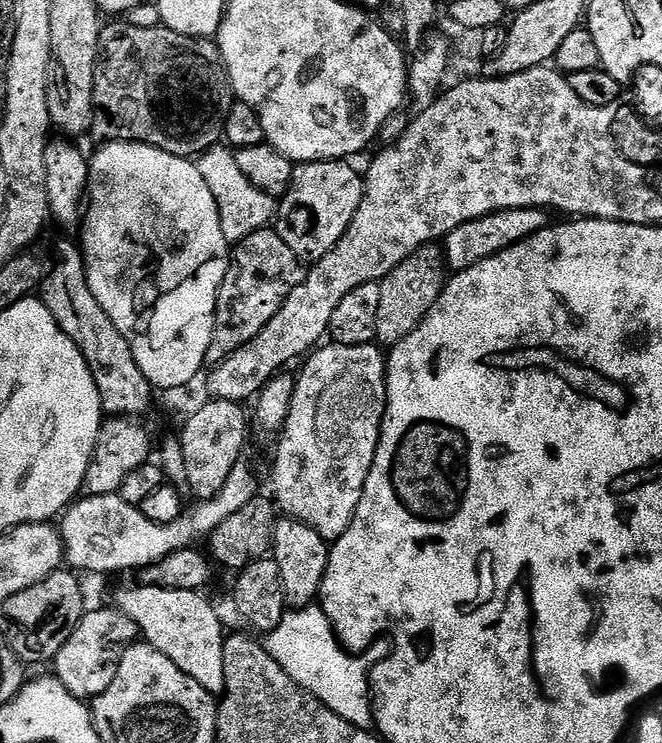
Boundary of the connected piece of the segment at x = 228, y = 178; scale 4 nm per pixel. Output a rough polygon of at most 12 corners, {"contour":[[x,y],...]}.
{"contour":[[231,147],[199,157],[235,246],[269,227],[278,204],[236,161]]}

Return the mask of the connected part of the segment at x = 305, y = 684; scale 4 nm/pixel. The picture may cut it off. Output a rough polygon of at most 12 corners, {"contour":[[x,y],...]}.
{"contour":[[320,606],[285,611],[266,647],[311,696],[355,717],[390,651],[337,640]]}

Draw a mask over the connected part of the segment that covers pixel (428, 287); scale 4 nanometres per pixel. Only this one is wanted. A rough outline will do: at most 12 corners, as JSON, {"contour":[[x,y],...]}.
{"contour":[[419,248],[379,281],[376,340],[402,342],[438,302],[443,251]]}

